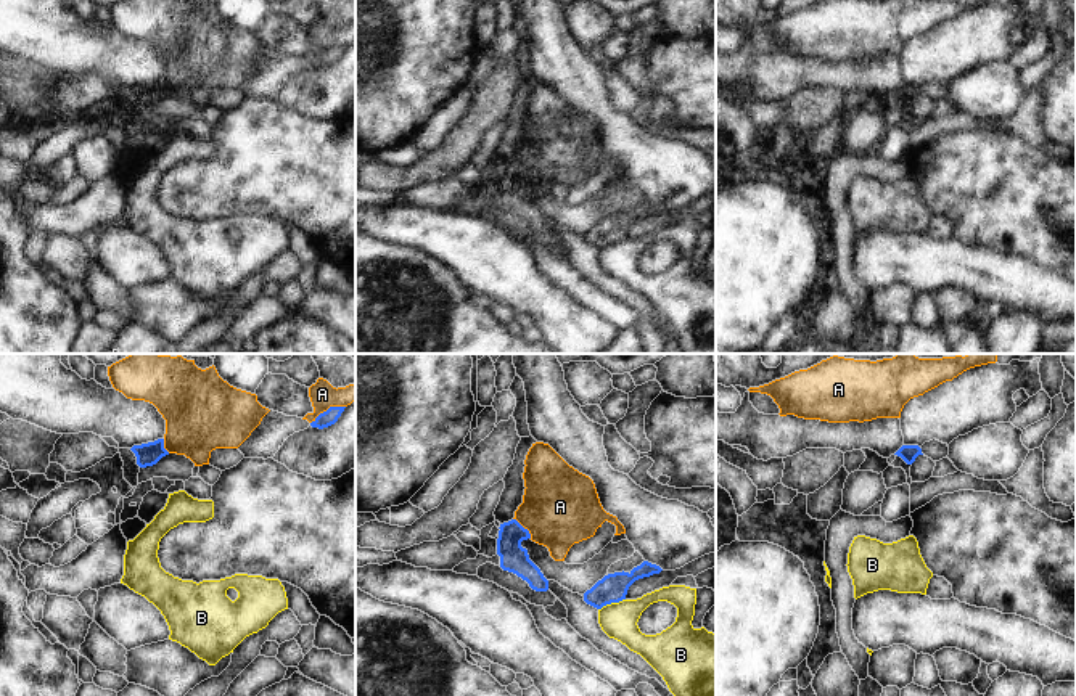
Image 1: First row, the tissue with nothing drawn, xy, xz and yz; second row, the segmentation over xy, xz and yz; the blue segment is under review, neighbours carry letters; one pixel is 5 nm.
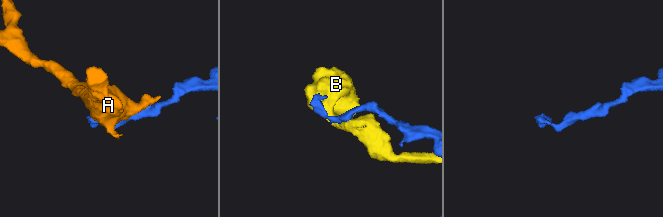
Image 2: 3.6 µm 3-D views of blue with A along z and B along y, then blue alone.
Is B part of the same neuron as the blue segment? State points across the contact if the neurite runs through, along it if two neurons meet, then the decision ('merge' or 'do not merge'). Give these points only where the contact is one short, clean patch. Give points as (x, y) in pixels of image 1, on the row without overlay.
border xz (624, 238), (607, 243), (599, 249); do not merge

